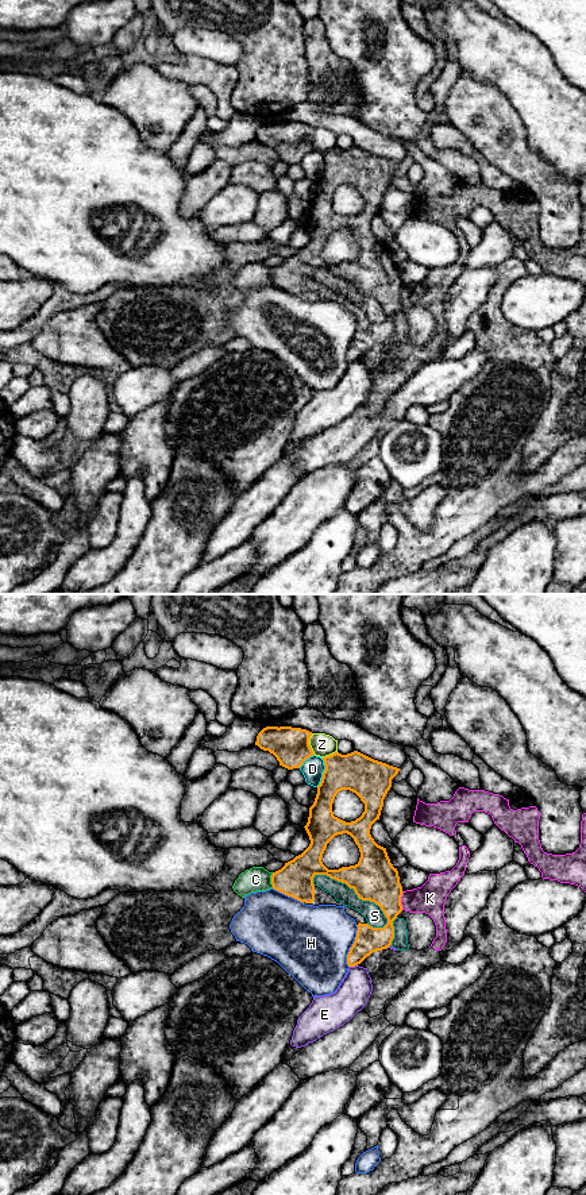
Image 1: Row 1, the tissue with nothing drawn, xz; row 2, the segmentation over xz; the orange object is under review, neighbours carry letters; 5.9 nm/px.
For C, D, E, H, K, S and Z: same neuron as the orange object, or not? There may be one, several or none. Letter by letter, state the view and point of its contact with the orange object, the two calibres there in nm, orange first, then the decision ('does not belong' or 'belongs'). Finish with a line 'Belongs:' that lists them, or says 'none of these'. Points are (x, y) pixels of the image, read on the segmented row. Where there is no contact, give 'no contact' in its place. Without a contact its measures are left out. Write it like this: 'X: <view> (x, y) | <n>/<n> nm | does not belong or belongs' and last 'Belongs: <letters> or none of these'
C: xz (272, 881) | 220/140 nm | does not belong
D: xz (323, 773) | 240/140 nm | does not belong
E: xz (353, 966) | 150/190 nm | does not belong
H: xz (351, 947) | 150/440 nm | does not belong
K: xz (400, 901) | 260/180 nm | does not belong
S: xz (355, 893) | 260/110 nm | does not belong
Z: xz (308, 744) | 220/140 nm | does not belong
Belongs: none of these

